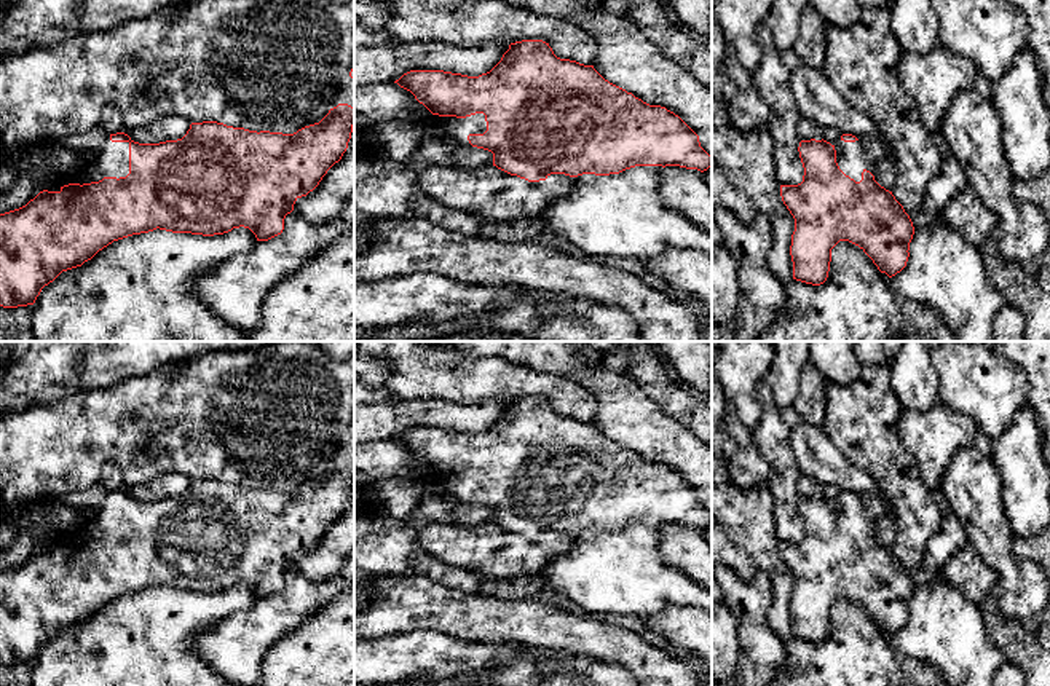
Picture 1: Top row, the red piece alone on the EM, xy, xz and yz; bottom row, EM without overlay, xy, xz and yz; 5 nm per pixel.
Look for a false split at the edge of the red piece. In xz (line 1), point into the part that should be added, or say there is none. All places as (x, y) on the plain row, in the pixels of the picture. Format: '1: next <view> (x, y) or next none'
1: next xz (458, 485)

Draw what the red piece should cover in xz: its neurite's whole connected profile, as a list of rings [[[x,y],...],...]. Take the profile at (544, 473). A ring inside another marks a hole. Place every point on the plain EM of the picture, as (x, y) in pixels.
[[[543,397],[511,400],[501,418],[479,434],[444,428],[410,428],[394,440],[410,448],[432,471],[431,485],[442,487],[458,503],[491,509],[493,523],[528,539],[546,538],[551,531],[610,533],[635,523],[680,523],[701,530],[712,523],[712,514],[701,504],[699,493],[678,472],[665,464],[649,463],[610,440],[594,423],[557,415]]]

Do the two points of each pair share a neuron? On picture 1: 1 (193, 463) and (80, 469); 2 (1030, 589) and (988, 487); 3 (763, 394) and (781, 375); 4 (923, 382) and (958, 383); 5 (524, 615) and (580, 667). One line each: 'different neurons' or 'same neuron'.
1: same neuron
2: same neuron
3: different neurons
4: different neurons
5: different neurons

